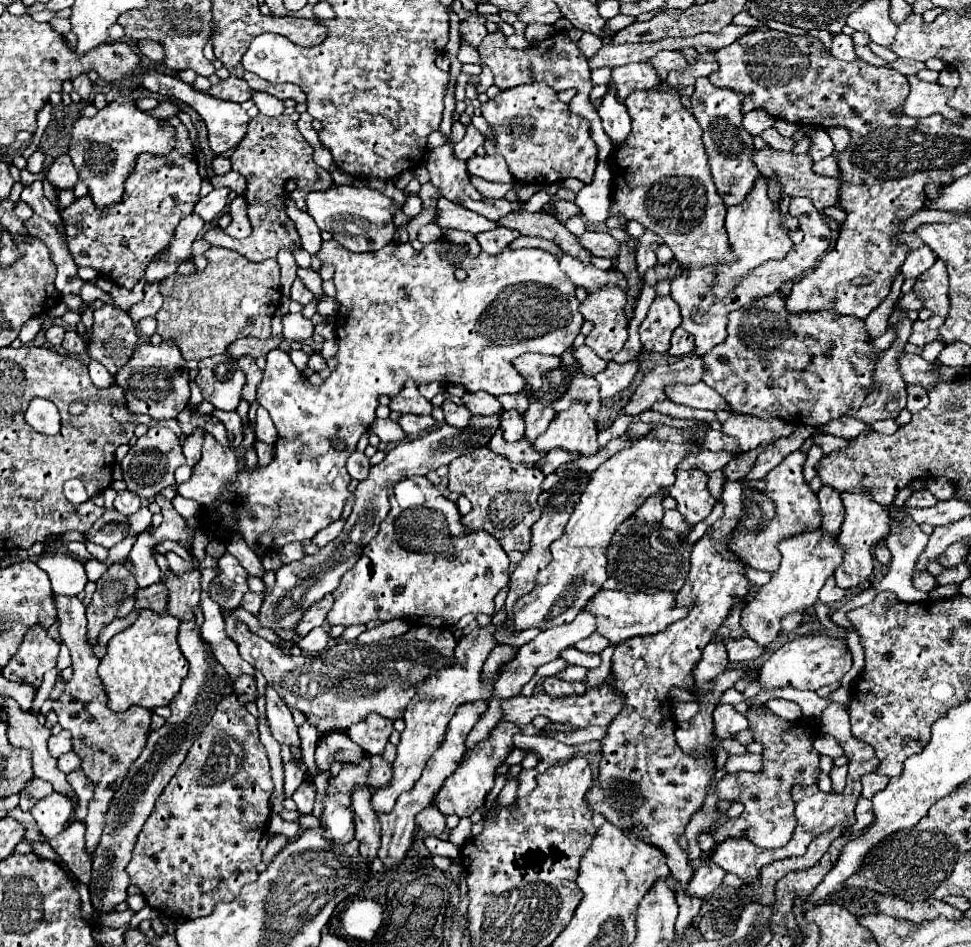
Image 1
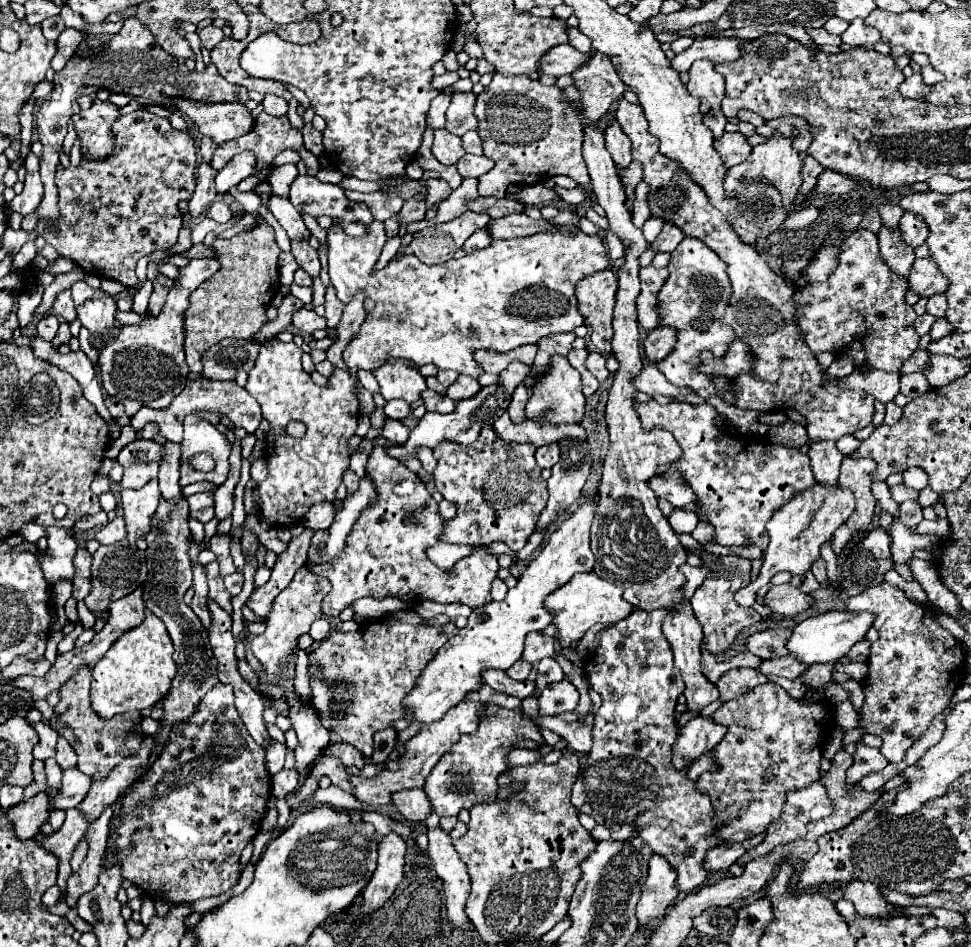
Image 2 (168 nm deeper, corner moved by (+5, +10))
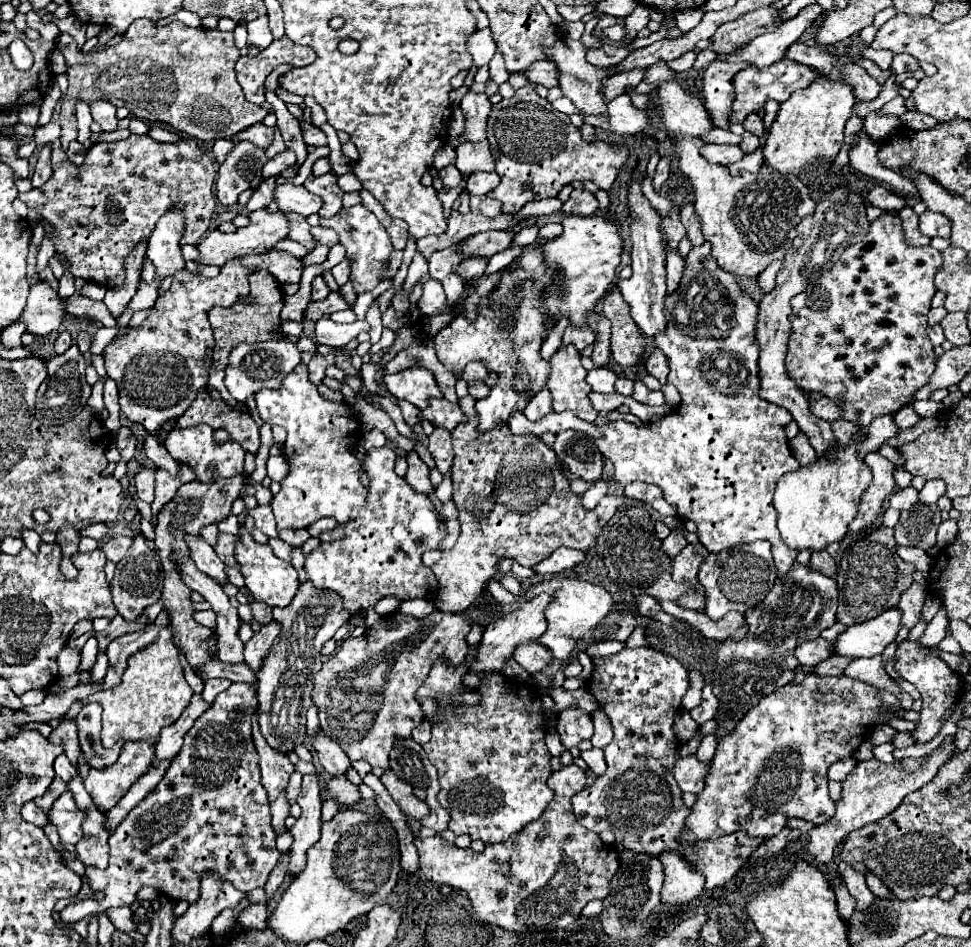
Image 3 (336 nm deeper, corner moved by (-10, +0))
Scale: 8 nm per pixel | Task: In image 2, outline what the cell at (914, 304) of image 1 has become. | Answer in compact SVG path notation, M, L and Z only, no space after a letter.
M932 257L916 259L910 269L908 281L910 281L910 289L916 291L920 297L932 297L936 293L946 293L948 289L948 279L940 273Z

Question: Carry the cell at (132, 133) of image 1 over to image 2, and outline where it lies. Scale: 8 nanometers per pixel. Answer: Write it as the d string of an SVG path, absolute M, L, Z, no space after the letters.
M98 97L92 99L92 107L88 111L80 111L74 115L74 127L82 141L82 155L88 159L104 159L114 149L114 135L112 123L118 119L118 107L100 101Z

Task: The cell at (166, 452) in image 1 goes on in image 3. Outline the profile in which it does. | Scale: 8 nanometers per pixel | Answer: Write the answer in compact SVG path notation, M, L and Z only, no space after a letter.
M143 467L143 469L135 475L135 481L137 481L137 495L139 495L141 501L147 501L147 503L153 501L155 473L157 473L155 467Z

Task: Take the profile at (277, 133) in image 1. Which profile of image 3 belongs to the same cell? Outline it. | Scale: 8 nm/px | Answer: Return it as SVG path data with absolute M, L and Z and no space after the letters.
M275 127L275 139L273 139L273 143L265 149L265 155L269 157L269 159L273 159L277 153L283 153L287 147L285 147L285 143L283 143L283 139L281 139L281 131L279 131L279 127Z

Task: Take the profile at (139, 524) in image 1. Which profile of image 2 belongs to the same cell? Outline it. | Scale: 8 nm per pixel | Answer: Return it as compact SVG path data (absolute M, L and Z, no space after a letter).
M120 515L94 533L94 539L100 545L114 545L116 541L120 541L124 537L126 537L126 525L124 525L124 519Z

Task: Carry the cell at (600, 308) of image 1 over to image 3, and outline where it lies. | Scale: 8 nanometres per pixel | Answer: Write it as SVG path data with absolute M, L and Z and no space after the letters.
M613 287L603 301L603 315L607 317L607 313L611 321L611 355L621 367L631 367L643 353L645 339L631 319L627 301L617 287Z

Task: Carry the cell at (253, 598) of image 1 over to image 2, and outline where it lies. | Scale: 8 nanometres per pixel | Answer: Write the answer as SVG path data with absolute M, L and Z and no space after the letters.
M232 573L228 577L224 577L224 583L226 583L226 589L230 591L230 595L238 595L242 591L242 585L244 585L244 577L242 573Z

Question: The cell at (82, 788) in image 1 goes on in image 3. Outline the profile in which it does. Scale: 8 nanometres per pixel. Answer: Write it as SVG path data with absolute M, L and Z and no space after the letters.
M63 719L61 725L57 729L51 731L49 735L49 741L55 743L55 745L61 745L65 755L69 757L71 765L79 771L79 757L81 757L81 747L79 747L79 741L77 741L77 727L73 721L67 721Z

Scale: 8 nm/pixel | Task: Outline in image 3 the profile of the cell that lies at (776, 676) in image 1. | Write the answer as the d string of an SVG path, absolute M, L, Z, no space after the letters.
M897 609L885 611L883 615L863 623L855 623L837 635L833 641L833 655L851 659L877 657L889 643L893 643L899 627L901 615Z

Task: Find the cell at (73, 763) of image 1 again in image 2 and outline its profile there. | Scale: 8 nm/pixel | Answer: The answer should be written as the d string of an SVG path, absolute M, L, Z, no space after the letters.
M54 759L46 761L46 775L48 775L48 795L54 797L62 787L62 769Z

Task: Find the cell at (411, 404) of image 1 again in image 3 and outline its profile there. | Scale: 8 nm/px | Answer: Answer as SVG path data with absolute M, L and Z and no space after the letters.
M409 367L395 375L385 375L383 381L399 401L409 401L419 409L427 407L429 399L441 397L433 373L423 367Z

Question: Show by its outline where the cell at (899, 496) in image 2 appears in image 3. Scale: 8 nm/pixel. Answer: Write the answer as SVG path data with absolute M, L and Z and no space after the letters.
M907 487L907 489L903 489L903 491L893 493L893 497L889 499L889 505L891 505L893 509L903 511L903 509L911 509L917 501L919 501L919 493L917 493L913 487Z

